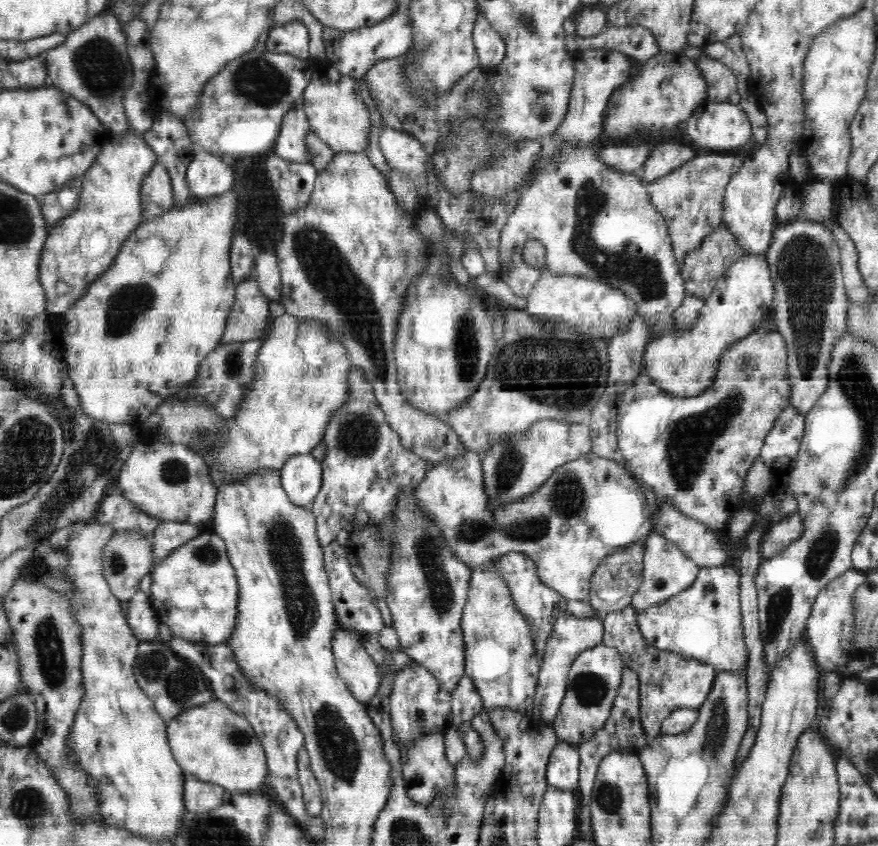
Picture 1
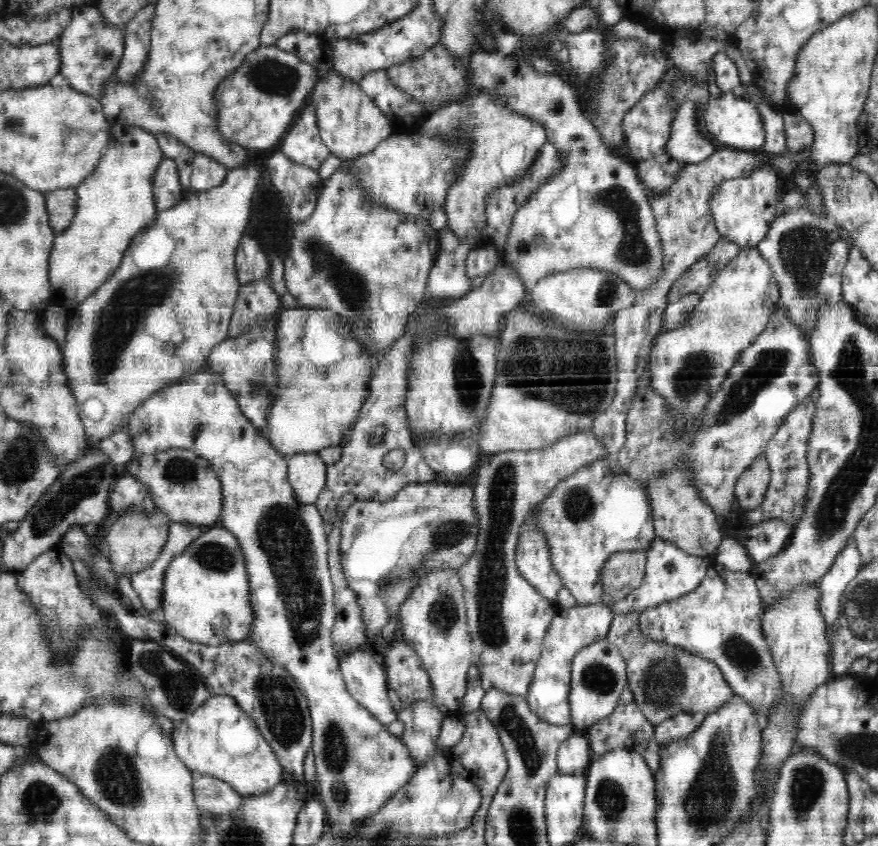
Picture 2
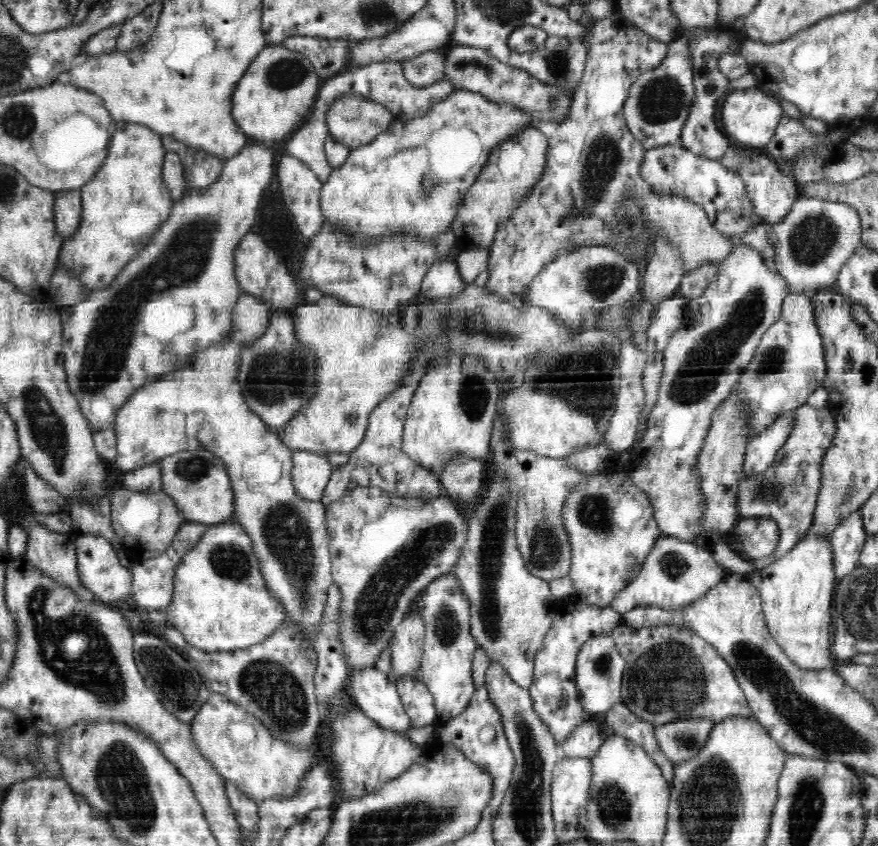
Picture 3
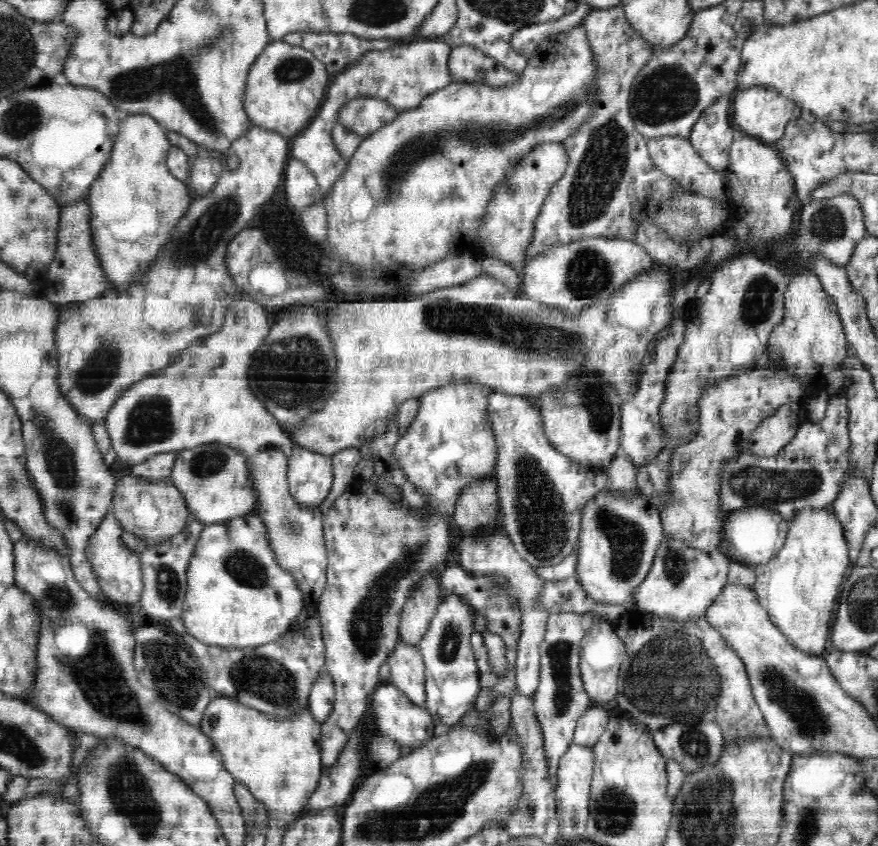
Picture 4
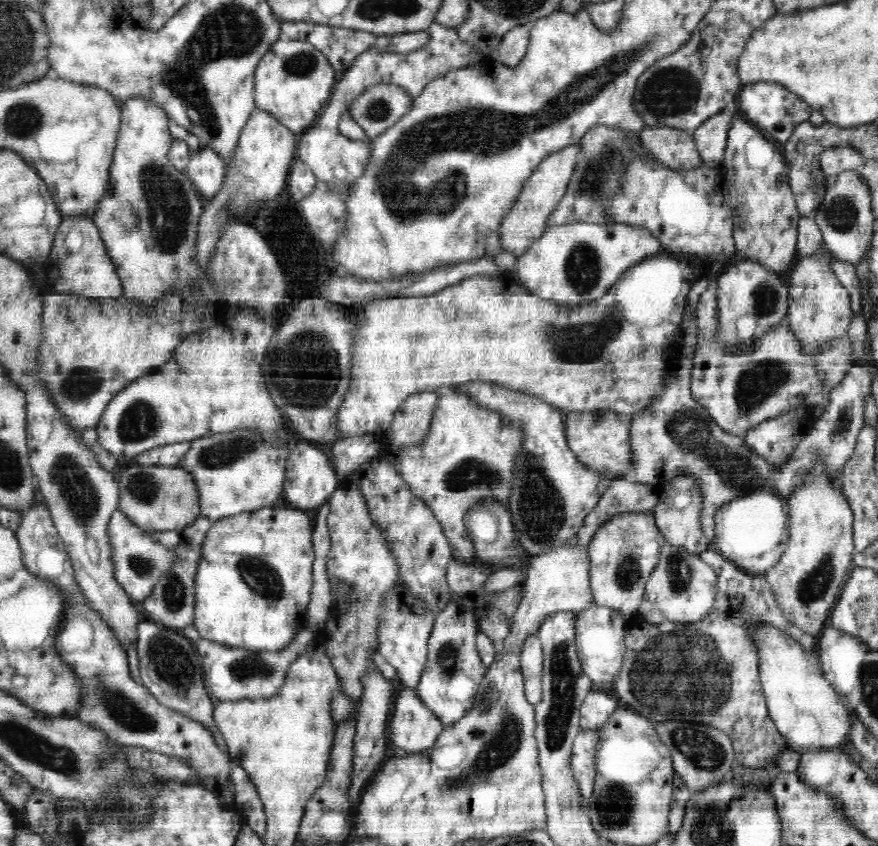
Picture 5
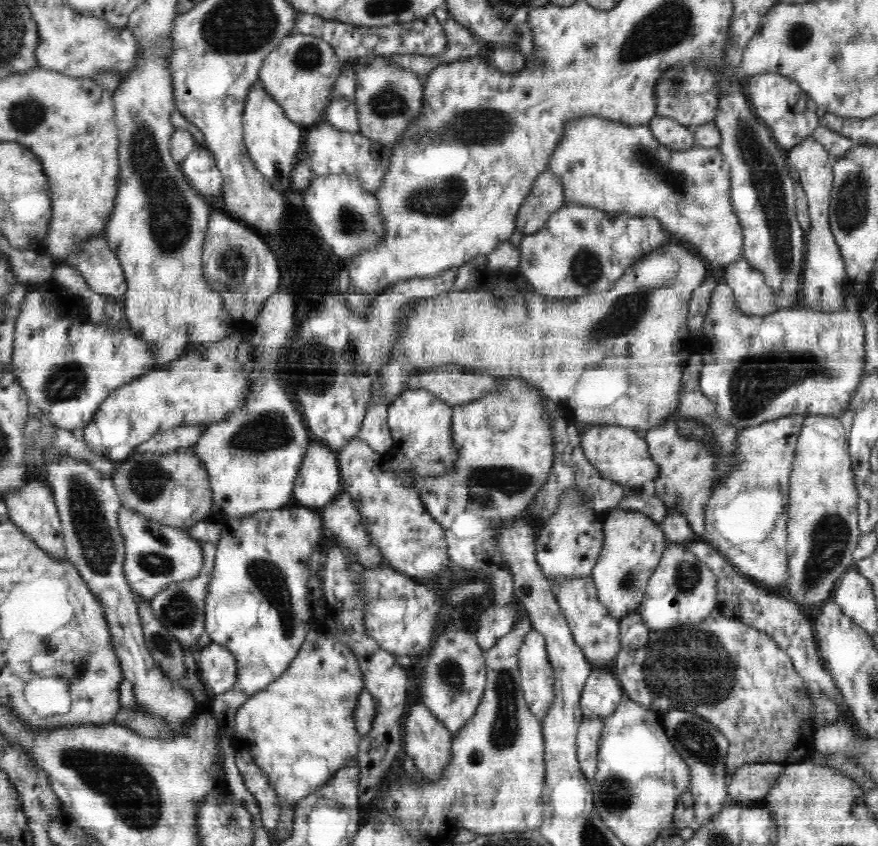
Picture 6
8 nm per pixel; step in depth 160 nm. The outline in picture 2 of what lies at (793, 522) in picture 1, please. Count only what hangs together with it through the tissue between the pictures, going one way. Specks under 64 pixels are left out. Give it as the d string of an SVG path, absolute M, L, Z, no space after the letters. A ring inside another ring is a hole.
M774 519L745 528L746 542L744 542L744 547L750 558L756 563L761 563L767 558L776 556L789 543L793 527L784 521Z

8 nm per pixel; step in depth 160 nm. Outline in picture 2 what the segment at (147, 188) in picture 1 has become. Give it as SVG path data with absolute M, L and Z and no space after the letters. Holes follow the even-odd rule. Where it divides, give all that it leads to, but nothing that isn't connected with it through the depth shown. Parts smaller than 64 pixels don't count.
M164 158L158 165L153 178L153 198L156 210L172 209L182 201L182 188L176 163L171 158Z

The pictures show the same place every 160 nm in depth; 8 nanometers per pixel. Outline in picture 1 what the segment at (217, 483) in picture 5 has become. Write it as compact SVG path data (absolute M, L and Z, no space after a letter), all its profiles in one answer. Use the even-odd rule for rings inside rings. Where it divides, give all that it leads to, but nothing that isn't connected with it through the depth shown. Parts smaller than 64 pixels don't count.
M151 440L149 443L141 441L126 459L113 487L119 488L121 495L139 506L142 513L158 517L163 521L188 522L199 525L211 518L212 511L215 509L215 500L219 493L218 487L214 485L214 480L210 479L210 465L203 460L199 453L184 444L172 444L156 440Z

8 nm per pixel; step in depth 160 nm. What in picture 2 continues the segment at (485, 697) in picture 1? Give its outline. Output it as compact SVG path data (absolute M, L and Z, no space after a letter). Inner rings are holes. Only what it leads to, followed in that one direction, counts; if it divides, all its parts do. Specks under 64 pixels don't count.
M582 431L567 434L566 438L560 438L558 442L540 450L510 450L494 453L492 458L486 464L482 463L477 470L473 487L474 511L478 519L478 543L470 560L458 569L458 574L464 587L467 623L473 642L473 664L480 671L482 687L486 691L498 689L516 696L527 696L541 655L544 637L556 614L557 606L548 602L518 572L515 560L521 527L532 508L541 503L562 480L608 455L610 454L607 454L601 440L596 439L590 431Z

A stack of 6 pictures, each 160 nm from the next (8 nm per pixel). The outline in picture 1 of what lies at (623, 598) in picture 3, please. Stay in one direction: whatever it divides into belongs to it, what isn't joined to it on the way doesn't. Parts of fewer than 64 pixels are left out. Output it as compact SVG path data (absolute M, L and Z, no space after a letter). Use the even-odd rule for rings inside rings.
M656 532L650 533L642 544L645 549L643 554L643 581L639 584L638 592L634 594L631 600L631 605L638 611L660 605L661 602L681 593L696 580L698 571L701 569L688 555Z

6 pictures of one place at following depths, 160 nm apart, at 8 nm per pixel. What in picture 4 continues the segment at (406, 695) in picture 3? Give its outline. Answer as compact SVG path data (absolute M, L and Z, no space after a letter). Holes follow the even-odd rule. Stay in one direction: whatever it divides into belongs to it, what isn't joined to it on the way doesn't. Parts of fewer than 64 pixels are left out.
M398 638L387 662L390 666L390 681L393 685L406 694L410 702L427 708L425 664L419 647L415 644L405 644Z

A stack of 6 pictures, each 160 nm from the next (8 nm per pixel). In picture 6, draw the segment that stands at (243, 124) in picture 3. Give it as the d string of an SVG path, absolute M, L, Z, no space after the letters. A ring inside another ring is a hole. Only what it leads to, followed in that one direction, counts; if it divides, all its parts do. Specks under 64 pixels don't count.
M293 32L266 58L259 71L259 82L294 124L308 126L323 120L341 64L333 46L322 38Z

